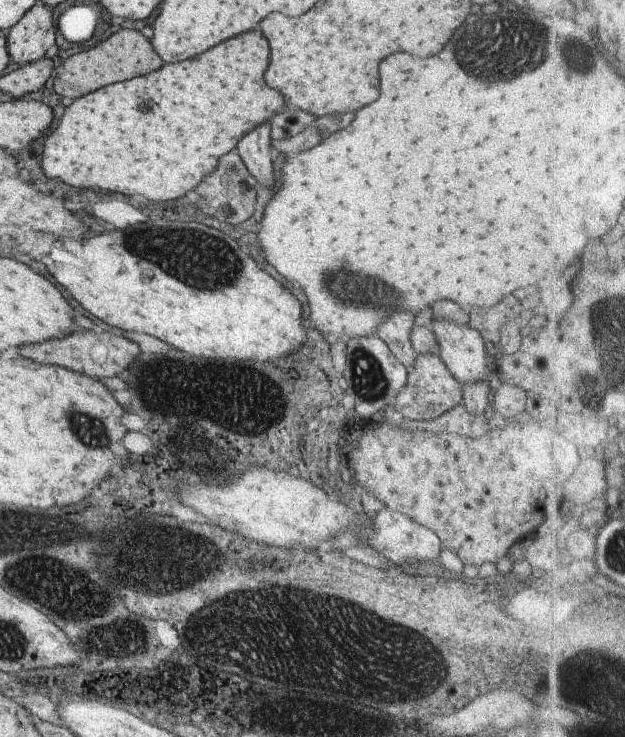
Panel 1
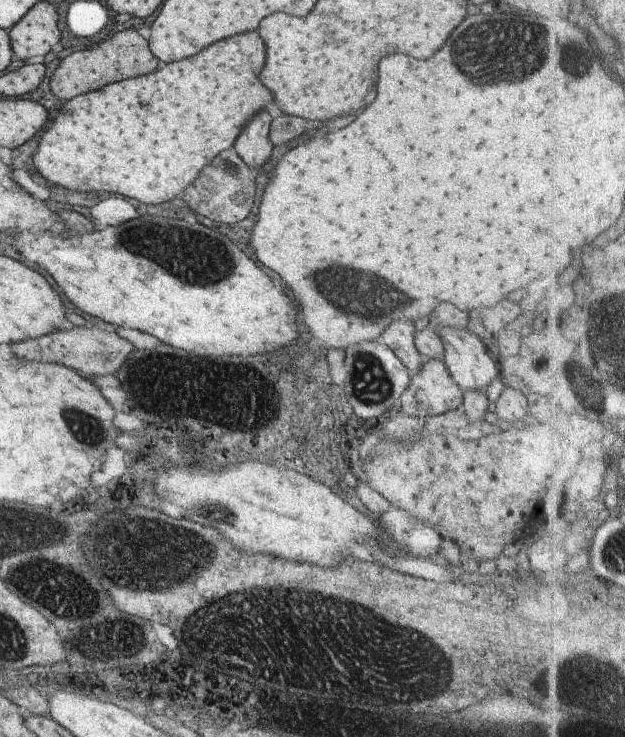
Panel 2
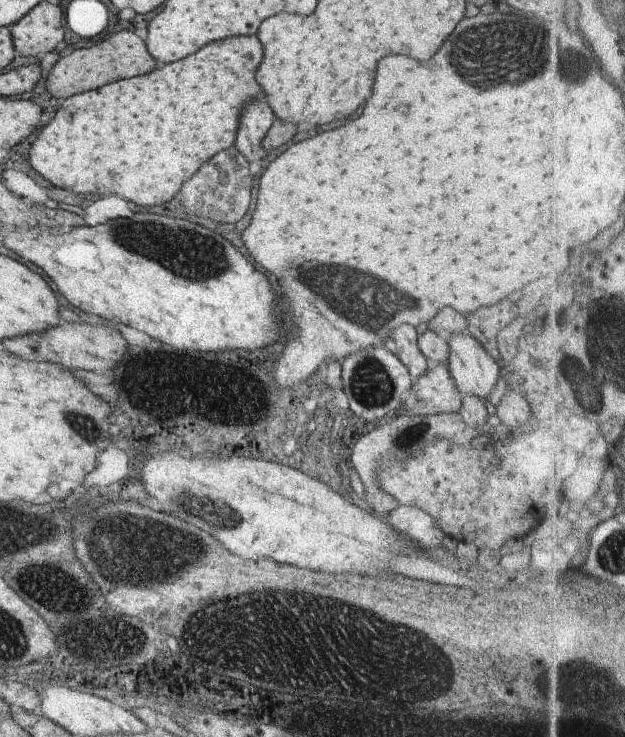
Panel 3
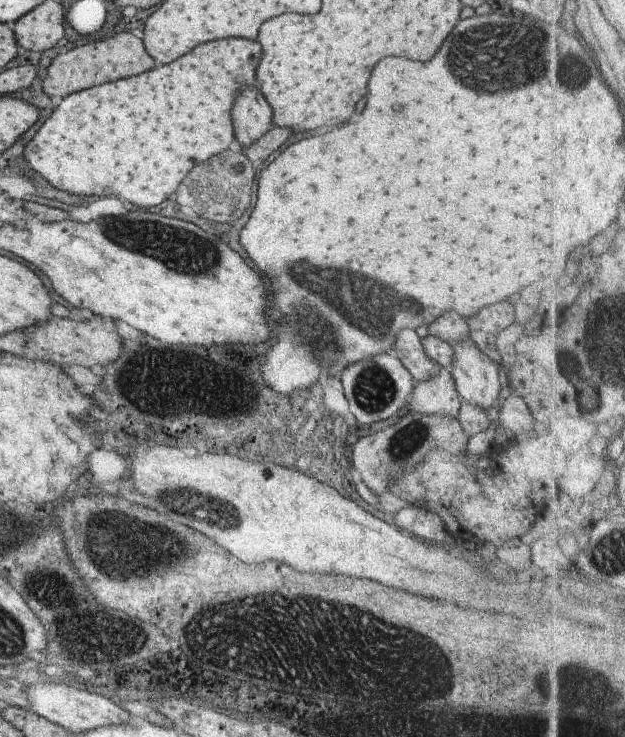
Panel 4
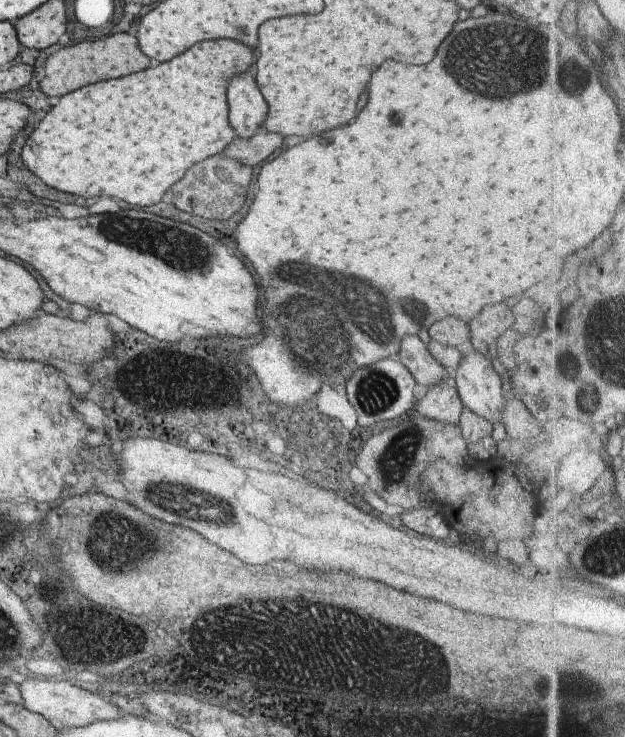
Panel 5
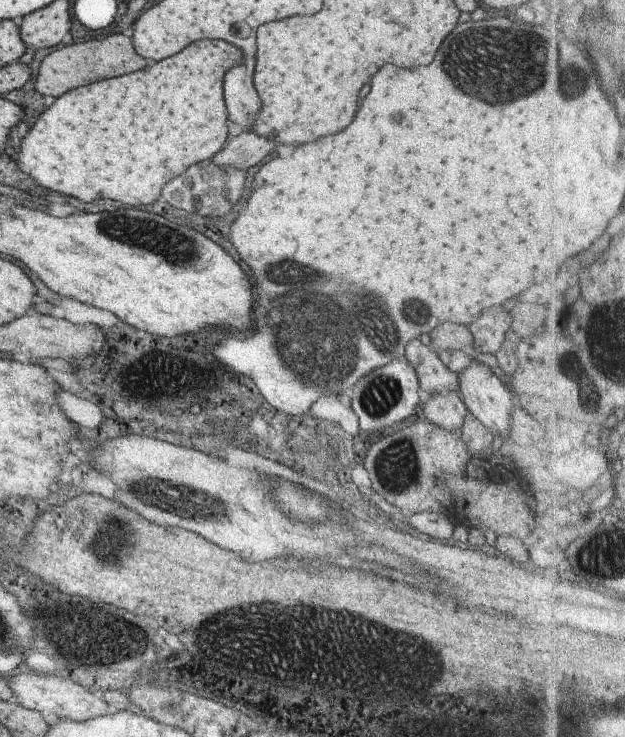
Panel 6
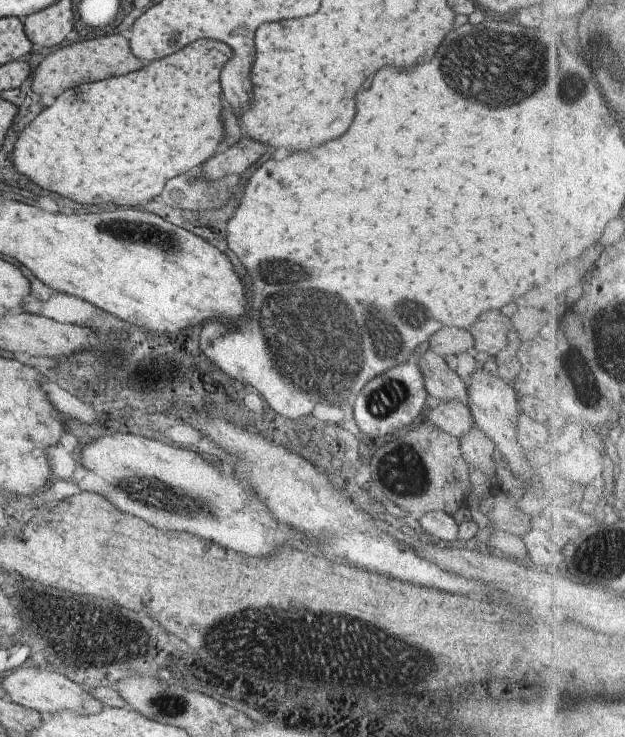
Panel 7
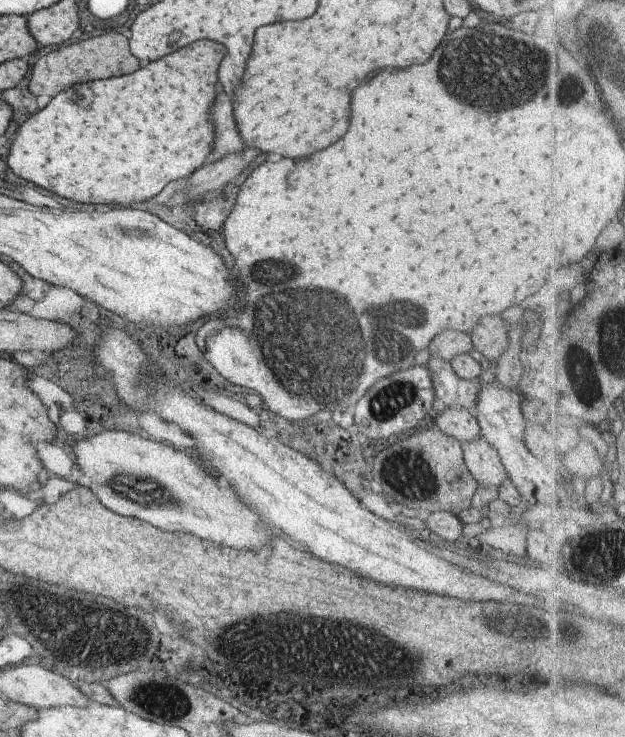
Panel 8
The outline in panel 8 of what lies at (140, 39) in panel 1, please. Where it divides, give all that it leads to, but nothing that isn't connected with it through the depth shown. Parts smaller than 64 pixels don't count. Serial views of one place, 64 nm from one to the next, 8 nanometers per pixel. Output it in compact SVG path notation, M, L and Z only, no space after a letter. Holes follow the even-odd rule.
M111 32L105 36L91 37L75 44L61 46L58 50L41 56L31 68L28 91L33 96L45 94L53 98L71 85L97 80L97 78L109 78L111 74L115 76L119 72L130 73L137 70L141 64L142 62L129 52L128 39Z

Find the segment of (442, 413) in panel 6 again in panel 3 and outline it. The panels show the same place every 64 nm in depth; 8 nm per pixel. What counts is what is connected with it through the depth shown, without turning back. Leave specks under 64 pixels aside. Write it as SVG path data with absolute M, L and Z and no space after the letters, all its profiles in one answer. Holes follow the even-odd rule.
M432 362L413 381L404 403L411 415L436 415L459 410L460 399L445 363Z

